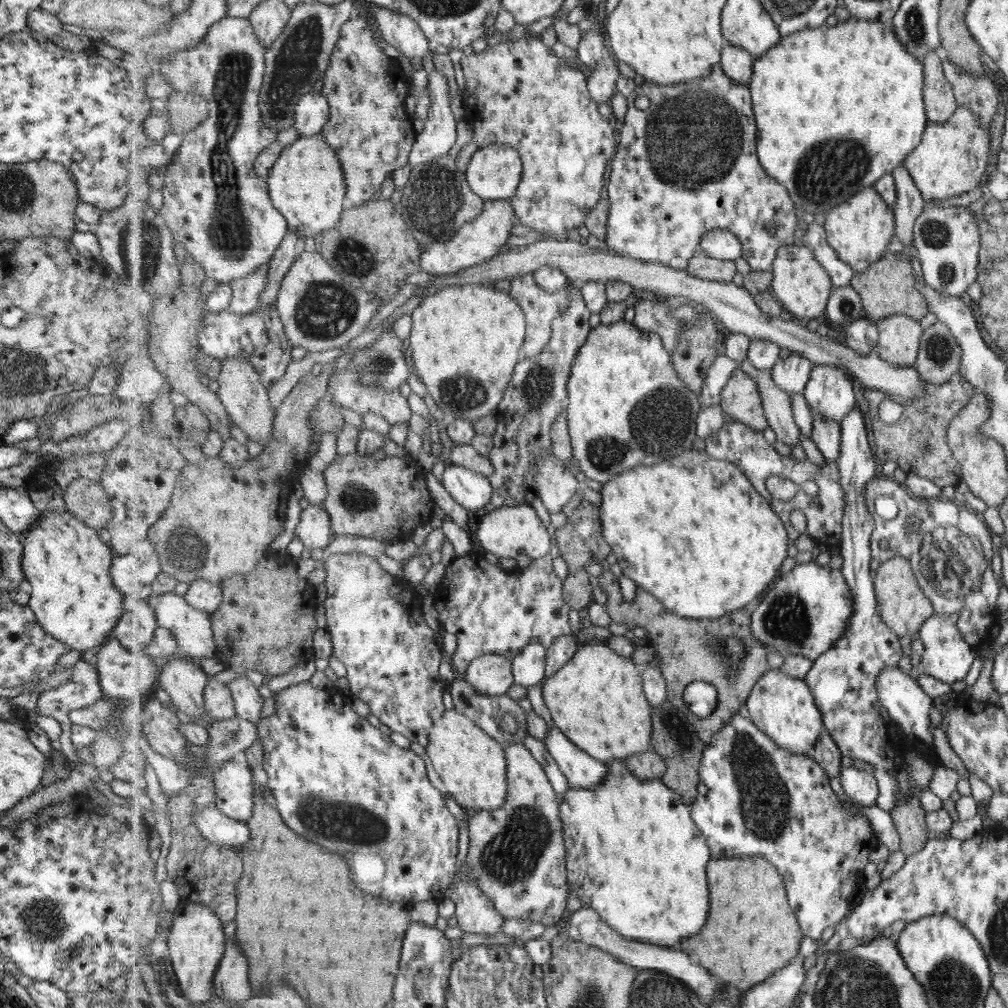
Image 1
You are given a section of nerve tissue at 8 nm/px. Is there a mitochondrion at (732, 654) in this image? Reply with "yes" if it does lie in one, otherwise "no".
yes

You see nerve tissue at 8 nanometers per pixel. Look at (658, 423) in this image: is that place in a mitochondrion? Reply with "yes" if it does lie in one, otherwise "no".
yes

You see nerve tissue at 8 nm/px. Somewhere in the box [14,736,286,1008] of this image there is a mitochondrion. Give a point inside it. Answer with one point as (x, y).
(43, 918)

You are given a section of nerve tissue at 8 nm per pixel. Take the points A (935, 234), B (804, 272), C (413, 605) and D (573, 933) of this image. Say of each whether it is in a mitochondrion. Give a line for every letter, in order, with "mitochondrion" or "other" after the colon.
A: mitochondrion
B: other
C: other
D: other

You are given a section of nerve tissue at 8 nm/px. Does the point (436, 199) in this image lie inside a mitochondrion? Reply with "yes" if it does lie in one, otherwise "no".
yes

